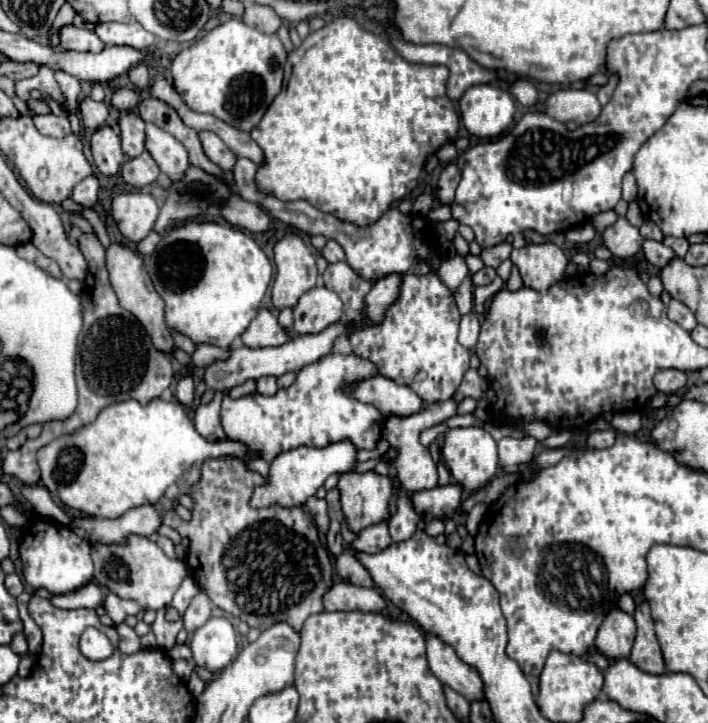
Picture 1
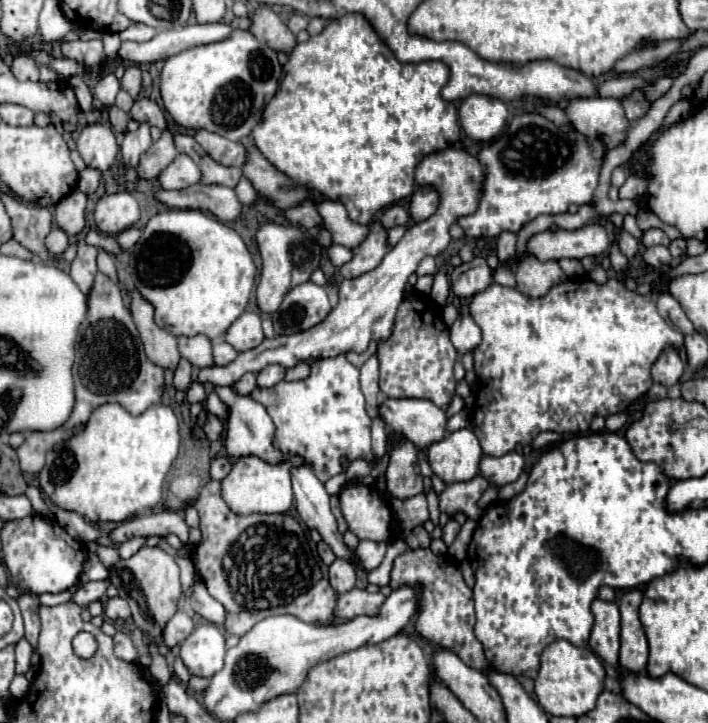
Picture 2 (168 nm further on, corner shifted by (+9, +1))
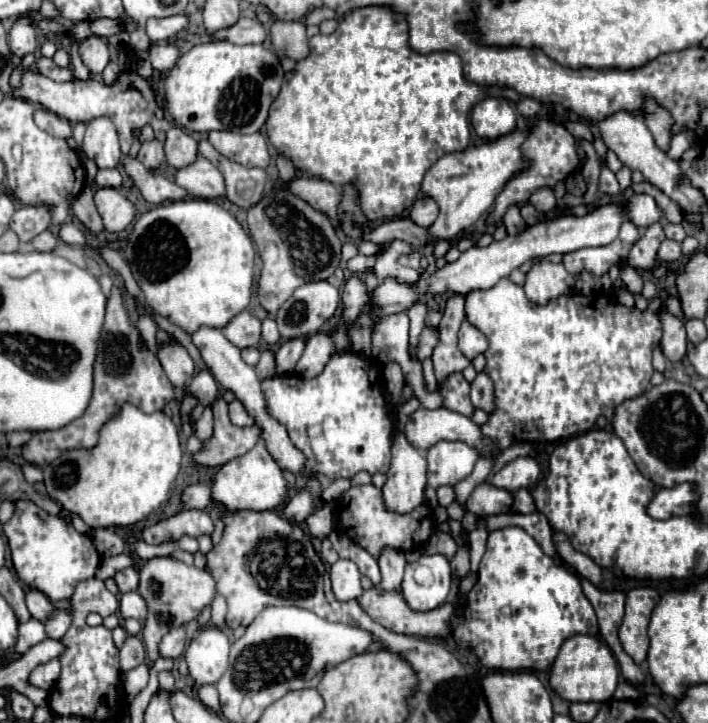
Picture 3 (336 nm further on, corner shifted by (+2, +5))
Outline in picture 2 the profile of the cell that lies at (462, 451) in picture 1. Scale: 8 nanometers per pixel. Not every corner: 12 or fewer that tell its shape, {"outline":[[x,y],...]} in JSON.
{"outline":[[470,427],[428,447],[444,483],[478,475],[482,447]]}

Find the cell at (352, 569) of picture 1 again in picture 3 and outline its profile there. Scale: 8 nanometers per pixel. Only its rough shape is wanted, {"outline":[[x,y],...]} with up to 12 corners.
{"outline":[[353,561],[331,565],[337,601],[363,595],[361,573]]}

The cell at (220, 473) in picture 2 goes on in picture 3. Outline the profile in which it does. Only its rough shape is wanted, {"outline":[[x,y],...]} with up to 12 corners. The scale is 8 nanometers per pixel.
{"outline":[[211,481],[181,491],[181,509],[205,509]]}

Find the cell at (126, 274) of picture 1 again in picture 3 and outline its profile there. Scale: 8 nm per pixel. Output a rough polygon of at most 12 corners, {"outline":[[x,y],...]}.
{"outline":[[177,343],[161,347],[161,361],[173,387],[185,387],[193,359]]}

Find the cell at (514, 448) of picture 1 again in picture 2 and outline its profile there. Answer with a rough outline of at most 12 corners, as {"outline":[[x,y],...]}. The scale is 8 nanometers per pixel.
{"outline":[[516,451],[502,457],[484,455],[480,475],[498,487],[516,481],[524,457]]}

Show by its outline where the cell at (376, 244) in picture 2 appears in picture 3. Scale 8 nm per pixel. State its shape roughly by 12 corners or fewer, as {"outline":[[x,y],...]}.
{"outline":[[393,241],[373,267],[377,279],[415,283],[409,243]]}

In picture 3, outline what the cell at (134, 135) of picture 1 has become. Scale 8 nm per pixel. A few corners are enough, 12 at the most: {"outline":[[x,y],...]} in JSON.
{"outline":[[147,141],[137,159],[147,169],[165,163],[163,143]]}

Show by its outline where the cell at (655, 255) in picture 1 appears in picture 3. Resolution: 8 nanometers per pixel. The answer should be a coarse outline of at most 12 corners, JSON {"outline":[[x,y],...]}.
{"outline":[[665,239],[659,247],[661,261],[677,261],[681,243]]}

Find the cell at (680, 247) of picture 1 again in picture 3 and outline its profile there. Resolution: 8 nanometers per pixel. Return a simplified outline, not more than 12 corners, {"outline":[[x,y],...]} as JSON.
{"outline":[[661,223],[649,225],[629,251],[627,265],[653,269],[665,239]]}

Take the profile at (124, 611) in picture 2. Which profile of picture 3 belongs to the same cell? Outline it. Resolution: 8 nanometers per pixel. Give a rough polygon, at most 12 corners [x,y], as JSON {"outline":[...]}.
{"outline":[[129,591],[121,595],[121,617],[147,619],[147,601]]}

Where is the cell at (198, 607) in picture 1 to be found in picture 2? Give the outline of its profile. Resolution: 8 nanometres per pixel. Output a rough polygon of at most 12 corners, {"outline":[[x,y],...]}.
{"outline":[[184,611],[164,627],[168,647],[182,643],[194,629],[192,617]]}

